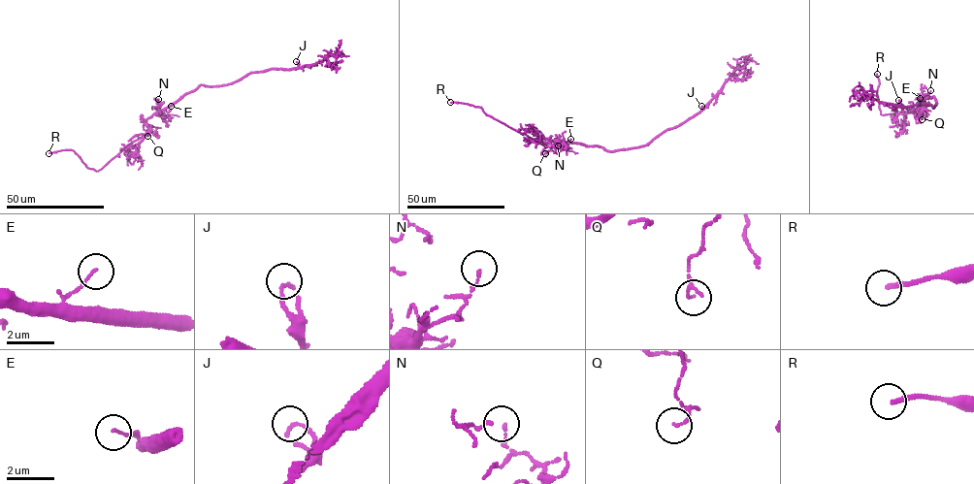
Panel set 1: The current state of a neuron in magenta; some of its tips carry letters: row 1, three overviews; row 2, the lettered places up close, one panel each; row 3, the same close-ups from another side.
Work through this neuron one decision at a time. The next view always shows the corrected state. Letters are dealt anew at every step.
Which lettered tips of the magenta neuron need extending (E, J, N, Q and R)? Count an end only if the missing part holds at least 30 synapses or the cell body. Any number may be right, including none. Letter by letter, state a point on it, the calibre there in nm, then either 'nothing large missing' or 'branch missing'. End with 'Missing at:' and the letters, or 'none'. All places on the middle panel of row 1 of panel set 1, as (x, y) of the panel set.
E: (570, 139) | 90 nm | nothing large missing
J: (701, 106) | 170 nm | nothing large missing
N: (558, 145) | 130 nm | nothing large missing
Q: (545, 153) | 80 nm | nothing large missing
R: (450, 102) | 200 nm | branch missing
Missing at: R

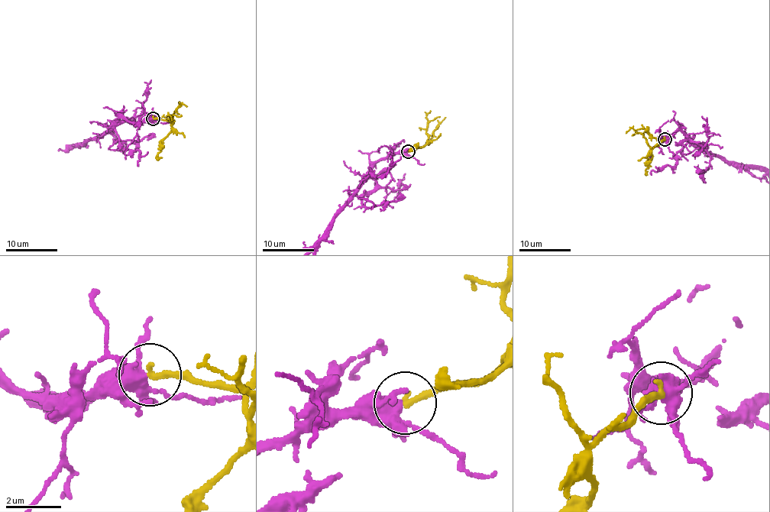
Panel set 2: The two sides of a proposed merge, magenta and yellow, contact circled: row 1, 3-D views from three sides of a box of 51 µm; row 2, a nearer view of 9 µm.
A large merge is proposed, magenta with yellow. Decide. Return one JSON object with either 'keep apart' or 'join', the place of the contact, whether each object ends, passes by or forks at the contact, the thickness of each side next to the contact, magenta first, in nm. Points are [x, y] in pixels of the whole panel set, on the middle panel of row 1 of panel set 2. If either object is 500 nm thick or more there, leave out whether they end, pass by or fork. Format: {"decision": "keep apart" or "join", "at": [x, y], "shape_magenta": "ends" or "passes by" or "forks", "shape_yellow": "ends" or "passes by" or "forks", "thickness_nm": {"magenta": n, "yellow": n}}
{"decision": "join", "at": [408, 151], "shape_magenta": "forks", "shape_yellow": "ends", "thickness_nm": {"magenta": 380, "yellow": 240}}

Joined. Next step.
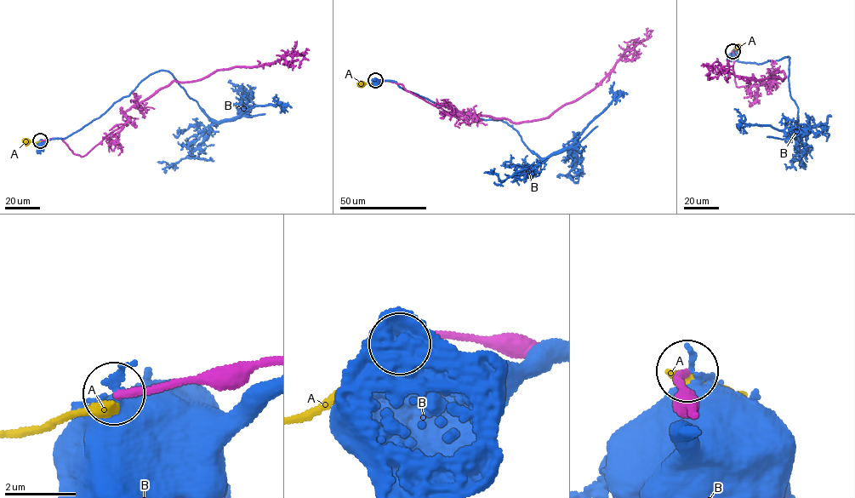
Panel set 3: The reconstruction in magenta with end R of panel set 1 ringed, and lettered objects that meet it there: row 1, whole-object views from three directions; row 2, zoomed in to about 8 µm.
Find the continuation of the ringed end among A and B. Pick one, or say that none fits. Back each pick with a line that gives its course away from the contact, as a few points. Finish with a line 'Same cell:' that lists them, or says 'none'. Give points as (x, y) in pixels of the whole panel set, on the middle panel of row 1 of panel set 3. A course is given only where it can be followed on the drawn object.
Same cell: none

